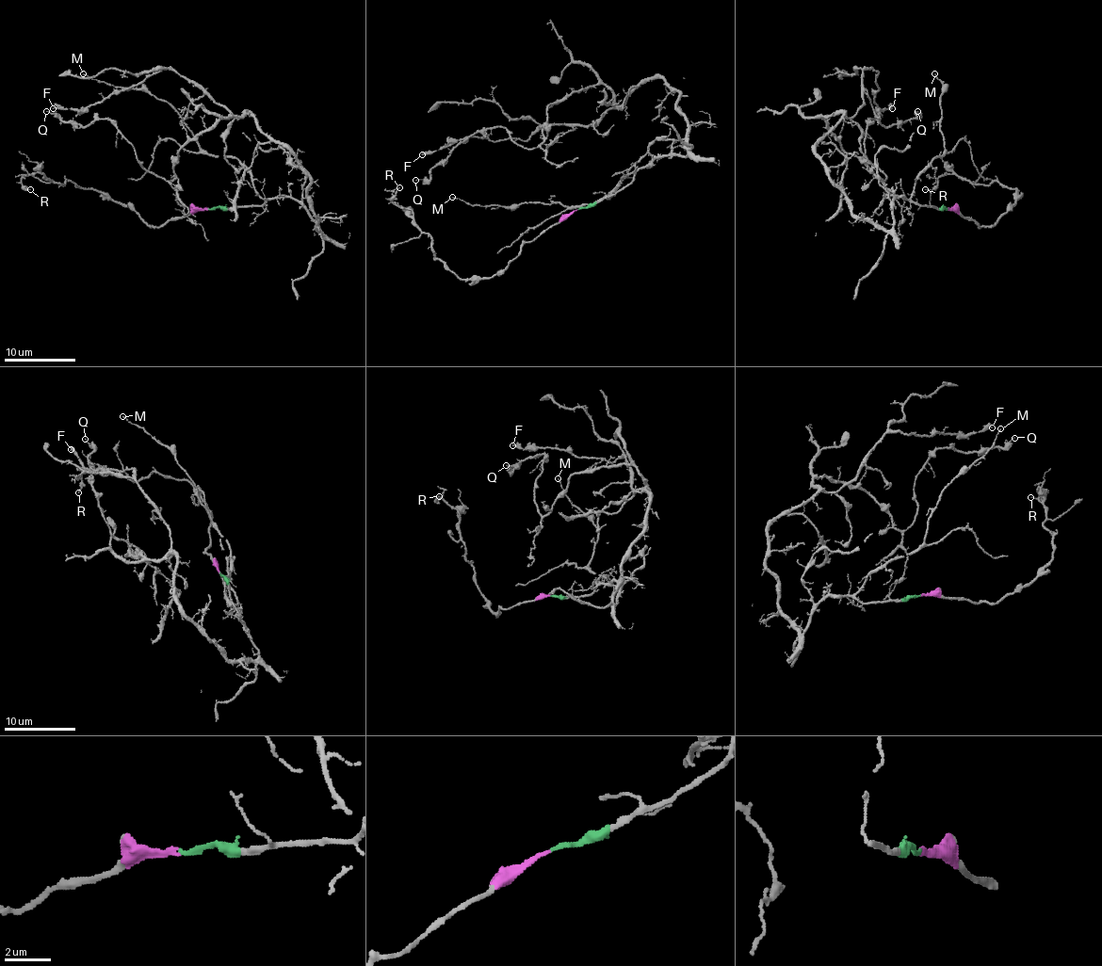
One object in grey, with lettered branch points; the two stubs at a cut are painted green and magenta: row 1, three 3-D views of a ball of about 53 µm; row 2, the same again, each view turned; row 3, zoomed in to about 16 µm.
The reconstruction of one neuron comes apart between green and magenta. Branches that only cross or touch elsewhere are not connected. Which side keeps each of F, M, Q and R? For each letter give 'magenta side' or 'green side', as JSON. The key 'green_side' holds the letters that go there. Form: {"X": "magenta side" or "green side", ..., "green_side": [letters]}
{"F": "green side", "M": "green side", "Q": "green side", "R": "magenta side", "green_side": ["F", "M", "Q"]}

